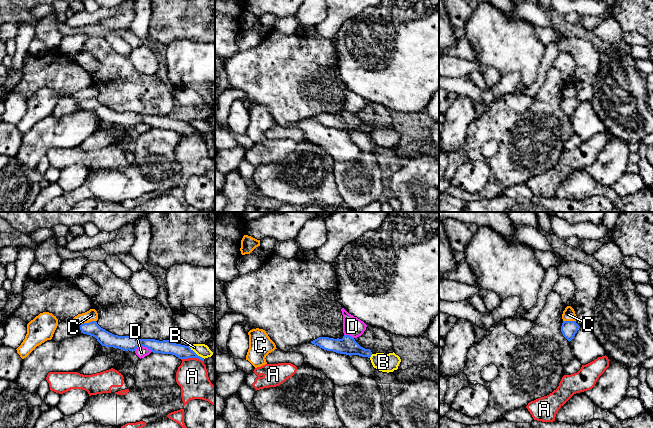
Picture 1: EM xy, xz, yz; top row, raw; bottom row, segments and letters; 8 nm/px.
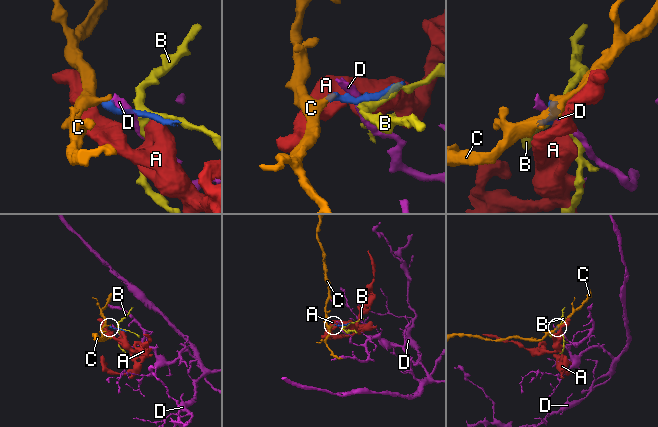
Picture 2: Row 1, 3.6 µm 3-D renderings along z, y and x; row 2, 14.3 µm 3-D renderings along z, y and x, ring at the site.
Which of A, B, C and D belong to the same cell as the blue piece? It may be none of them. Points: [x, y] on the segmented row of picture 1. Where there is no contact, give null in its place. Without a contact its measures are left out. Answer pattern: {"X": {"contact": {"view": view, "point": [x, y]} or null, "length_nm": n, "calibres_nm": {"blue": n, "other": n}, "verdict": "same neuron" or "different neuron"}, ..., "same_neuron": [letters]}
{"A": {"contact": {"view": "xy", "point": [192, 357]}, "length_nm": 180, "calibres_nm": {"blue": 110, "other": 260}, "verdict": "different neuron"}, "B": {"contact": {"view": "xy", "point": [195, 353]}, "length_nm": 170, "calibres_nm": {"blue": 110, "other": 110}, "verdict": "different neuron"}, "C": {"contact": {"view": "xy", "point": [87, 323]}, "length_nm": 140, "calibres_nm": {"blue": 120, "other": 90}, "verdict": "different neuron"}, "D": {"contact": {"view": "xy", "point": [143, 346]}, "length_nm": 140, "calibres_nm": {"blue": 120, "other": 90}, "verdict": "different neuron"}, "same_neuron": []}

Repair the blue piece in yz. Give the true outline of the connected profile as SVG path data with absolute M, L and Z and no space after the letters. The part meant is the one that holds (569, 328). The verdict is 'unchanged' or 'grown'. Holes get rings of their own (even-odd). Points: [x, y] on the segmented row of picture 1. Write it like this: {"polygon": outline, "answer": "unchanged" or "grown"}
{"polygon": "M563 321L561 332L563 336L570 342L579 328L580 326L576 323L576 321Z", "answer": "unchanged"}

